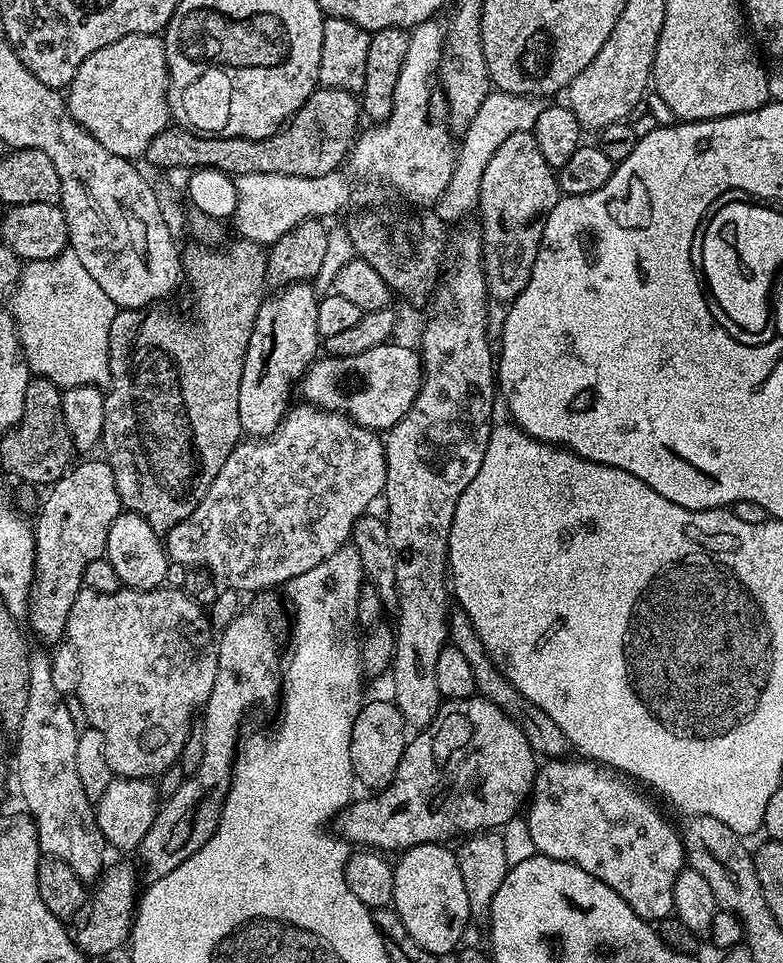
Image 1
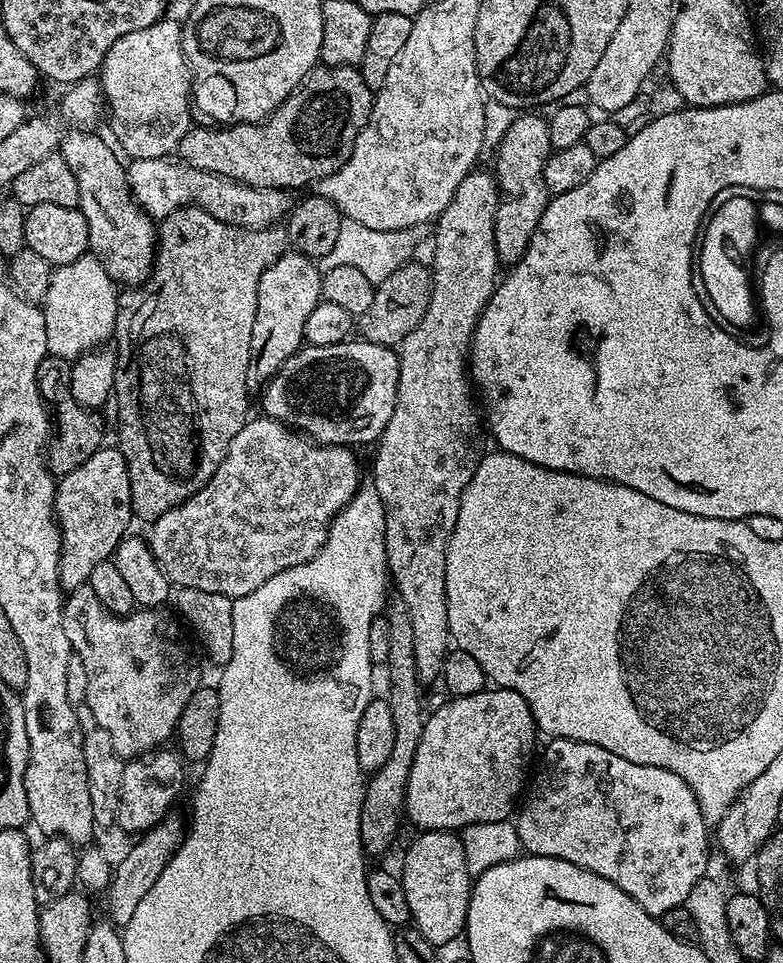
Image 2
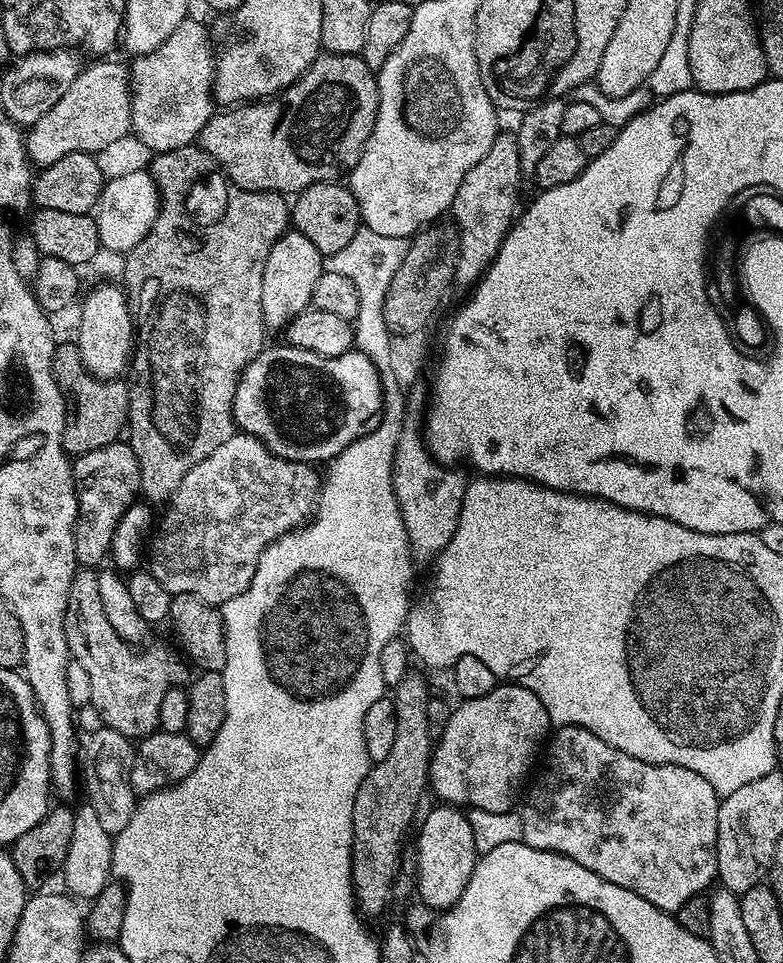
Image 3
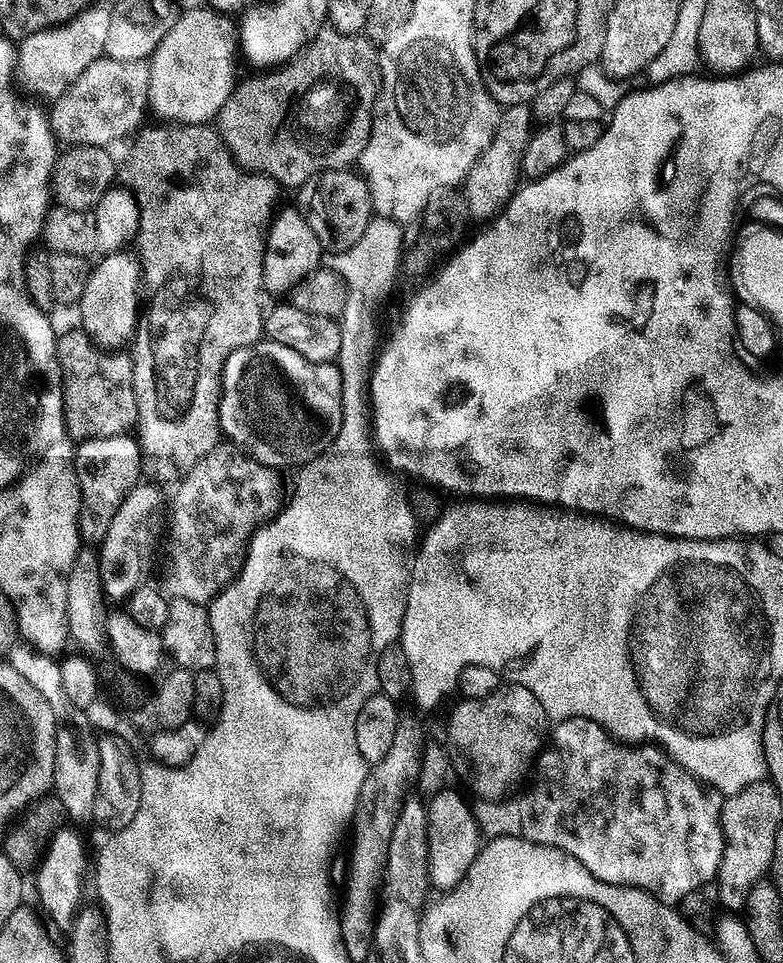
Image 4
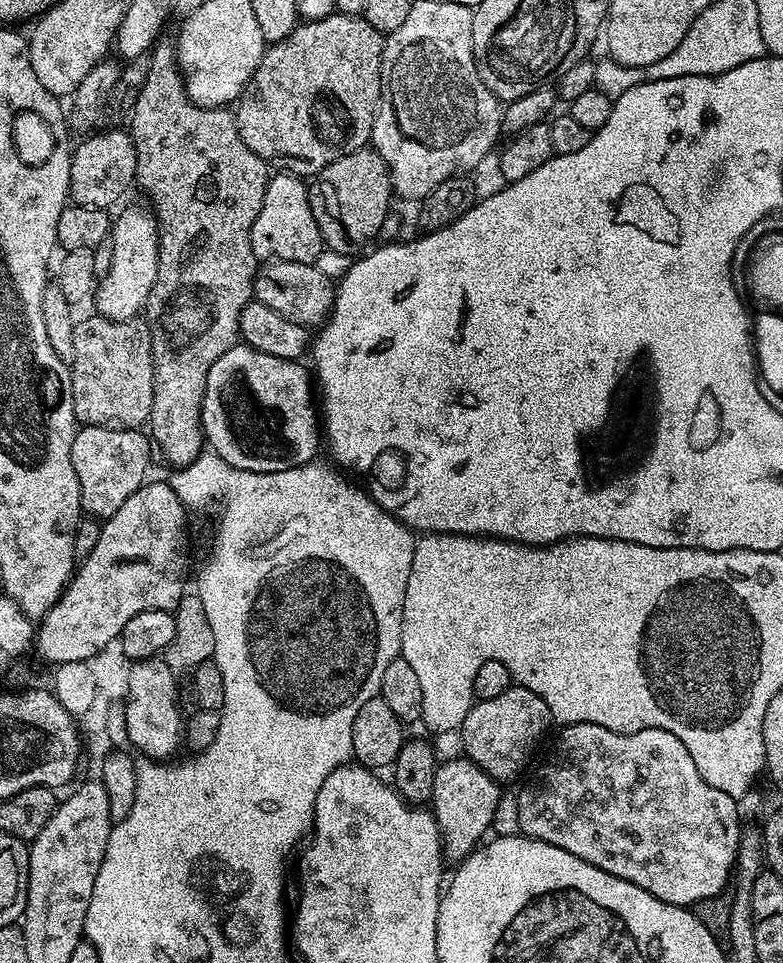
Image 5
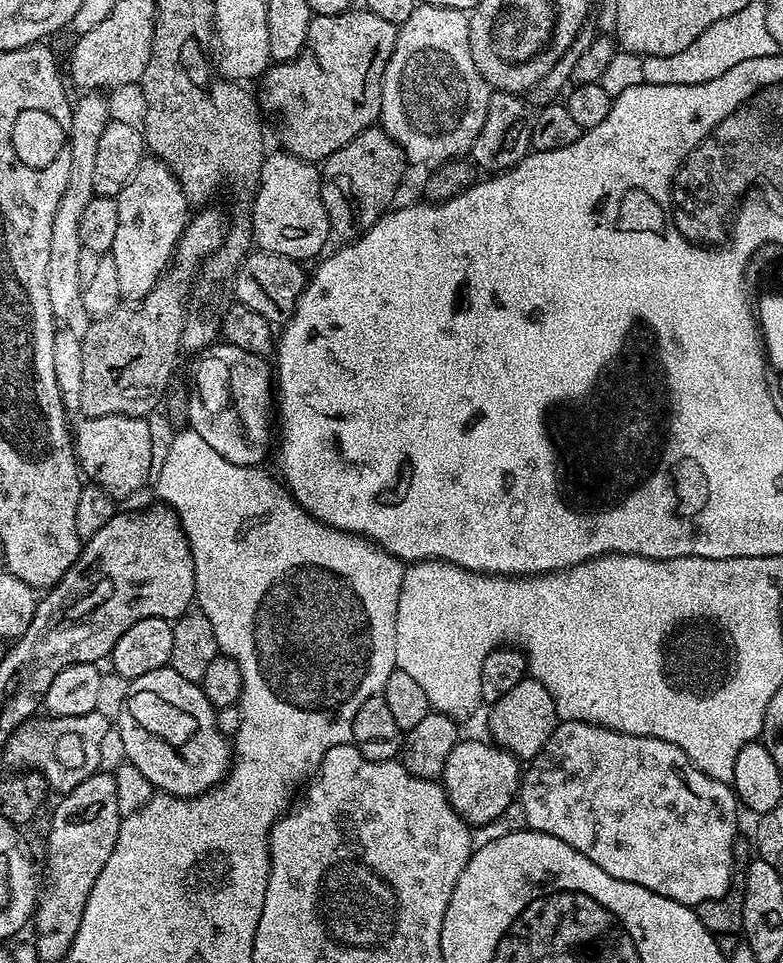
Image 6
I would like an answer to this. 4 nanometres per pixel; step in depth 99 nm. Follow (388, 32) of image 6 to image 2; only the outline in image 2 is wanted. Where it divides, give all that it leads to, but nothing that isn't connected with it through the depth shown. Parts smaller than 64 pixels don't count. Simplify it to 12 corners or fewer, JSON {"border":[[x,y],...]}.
{"border":[[317,66],[257,124],[193,126],[179,159],[304,188],[372,113],[359,67]]}

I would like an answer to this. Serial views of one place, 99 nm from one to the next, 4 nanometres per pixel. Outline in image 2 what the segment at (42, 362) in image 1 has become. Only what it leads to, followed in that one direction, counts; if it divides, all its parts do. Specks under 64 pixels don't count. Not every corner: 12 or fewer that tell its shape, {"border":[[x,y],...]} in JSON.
{"border":[[90,254],[53,267],[48,355],[69,362],[116,331],[118,285]]}

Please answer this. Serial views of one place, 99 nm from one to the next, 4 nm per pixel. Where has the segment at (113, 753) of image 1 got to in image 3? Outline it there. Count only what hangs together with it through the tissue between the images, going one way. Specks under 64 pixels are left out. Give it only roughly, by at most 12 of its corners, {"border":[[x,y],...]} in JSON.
{"border":[[98,578],[70,582],[64,633],[91,705],[129,738],[157,731],[189,683],[175,647],[124,641]]}

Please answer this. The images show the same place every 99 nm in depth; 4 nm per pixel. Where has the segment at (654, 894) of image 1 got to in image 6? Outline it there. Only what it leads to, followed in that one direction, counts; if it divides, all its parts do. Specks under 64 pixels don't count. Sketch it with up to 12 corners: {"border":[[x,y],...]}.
{"border":[[557,723],[518,801],[606,874],[695,906],[737,795],[676,744]]}

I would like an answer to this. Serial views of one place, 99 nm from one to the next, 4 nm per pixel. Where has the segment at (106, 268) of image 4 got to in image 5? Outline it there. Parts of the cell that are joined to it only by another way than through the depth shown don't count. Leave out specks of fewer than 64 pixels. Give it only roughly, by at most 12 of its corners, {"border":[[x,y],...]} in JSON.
{"border":[[121,207],[114,258],[95,311],[130,320],[158,278],[160,235],[151,207]]}

